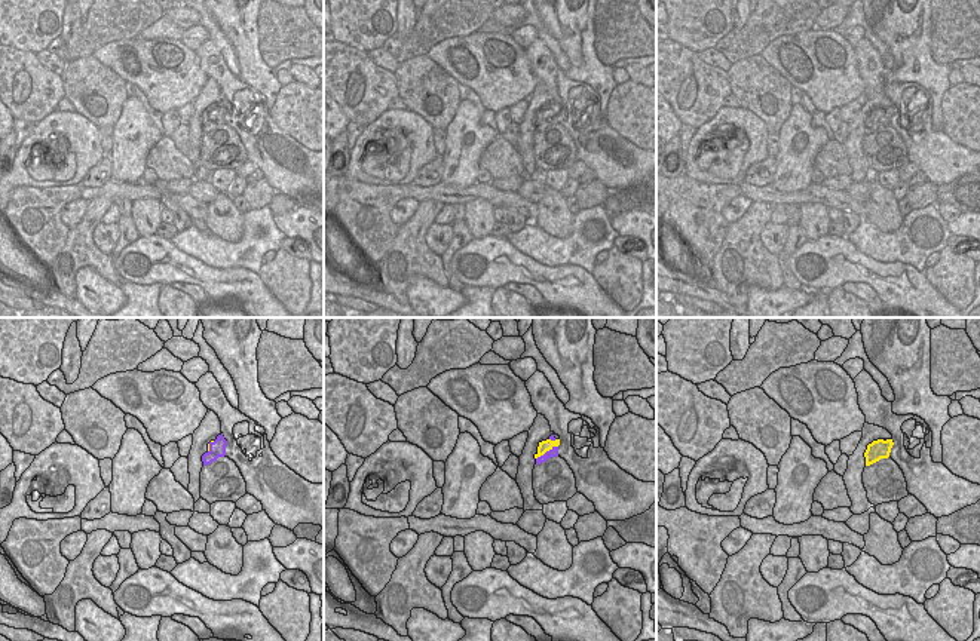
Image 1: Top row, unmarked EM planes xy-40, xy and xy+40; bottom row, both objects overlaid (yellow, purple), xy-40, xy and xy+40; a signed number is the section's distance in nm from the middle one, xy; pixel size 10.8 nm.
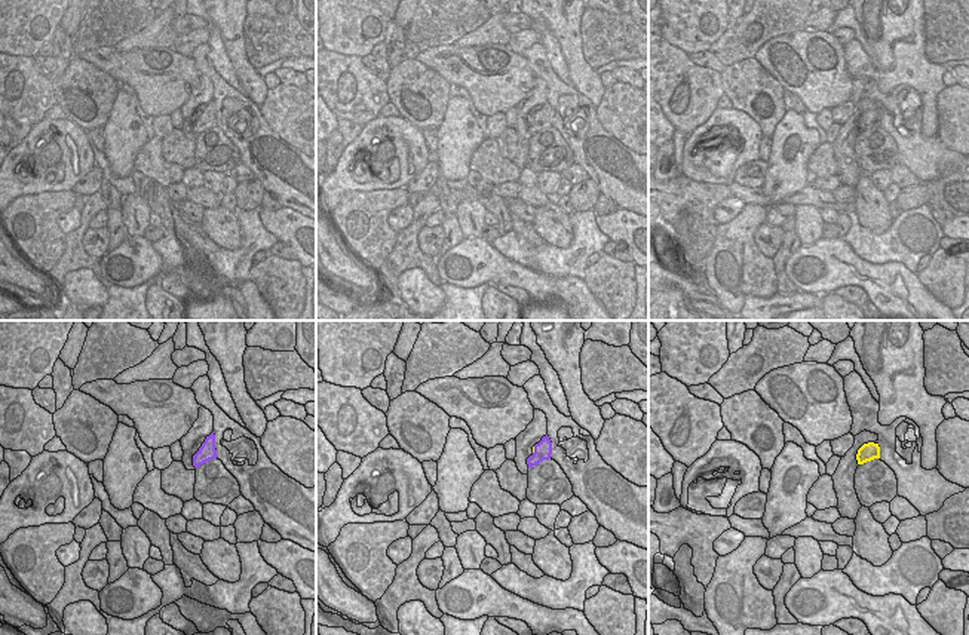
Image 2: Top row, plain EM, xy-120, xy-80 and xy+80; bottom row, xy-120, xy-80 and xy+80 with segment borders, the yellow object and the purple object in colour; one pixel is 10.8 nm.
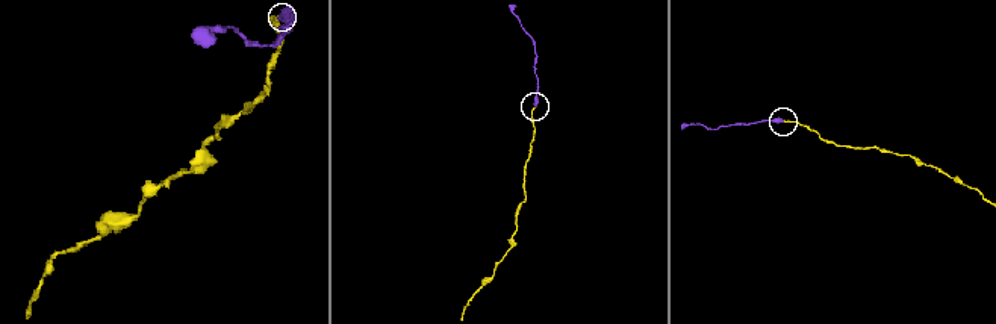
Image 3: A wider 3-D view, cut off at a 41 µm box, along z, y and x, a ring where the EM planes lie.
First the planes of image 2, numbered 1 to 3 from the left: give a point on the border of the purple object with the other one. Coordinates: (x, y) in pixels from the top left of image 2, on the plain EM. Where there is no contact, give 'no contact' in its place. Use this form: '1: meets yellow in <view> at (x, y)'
1: no contact
2: meets yellow in xy-80 at (533, 117)
3: no contact

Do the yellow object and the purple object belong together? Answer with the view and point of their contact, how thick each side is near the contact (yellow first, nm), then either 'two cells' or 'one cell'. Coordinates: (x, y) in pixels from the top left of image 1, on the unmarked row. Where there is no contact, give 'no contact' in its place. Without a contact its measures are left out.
meets yellow in xy at (547, 117); 130 nm thick on the yellow side, 100 nm on the other; one cell

